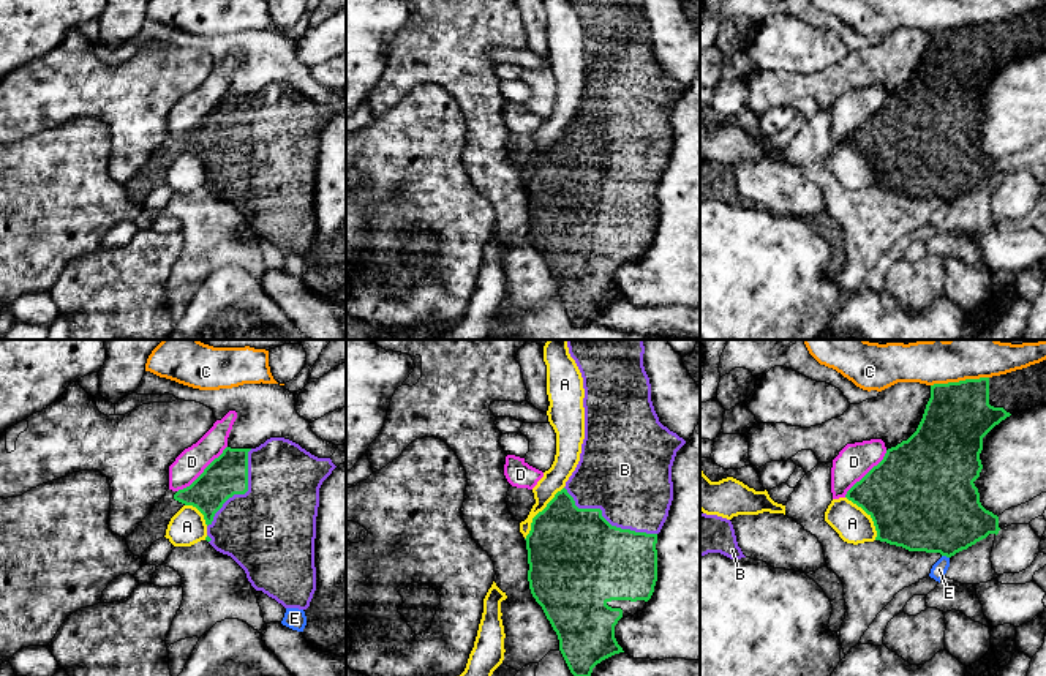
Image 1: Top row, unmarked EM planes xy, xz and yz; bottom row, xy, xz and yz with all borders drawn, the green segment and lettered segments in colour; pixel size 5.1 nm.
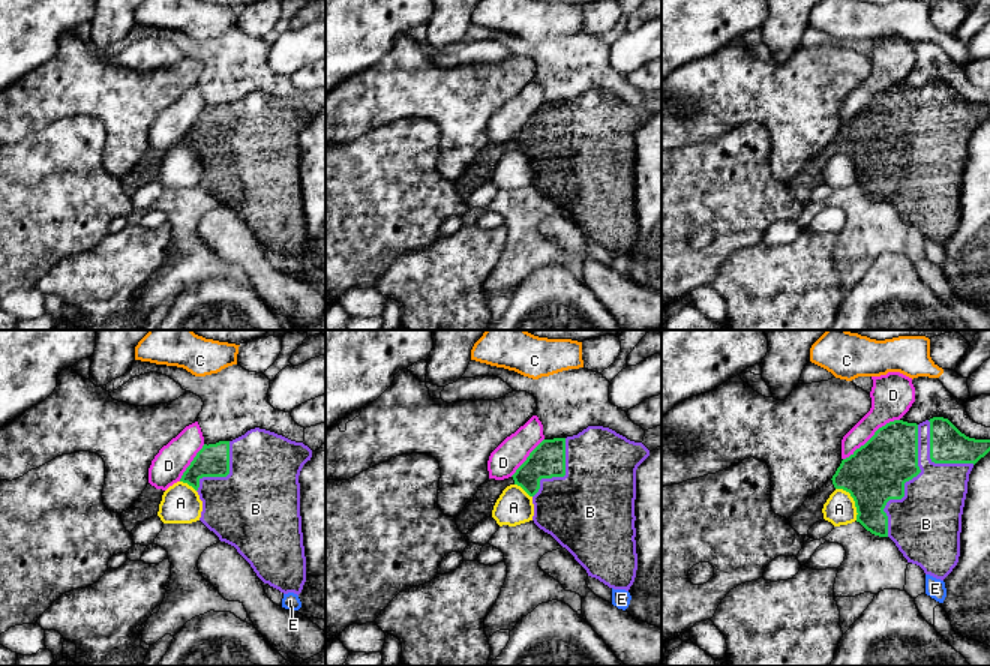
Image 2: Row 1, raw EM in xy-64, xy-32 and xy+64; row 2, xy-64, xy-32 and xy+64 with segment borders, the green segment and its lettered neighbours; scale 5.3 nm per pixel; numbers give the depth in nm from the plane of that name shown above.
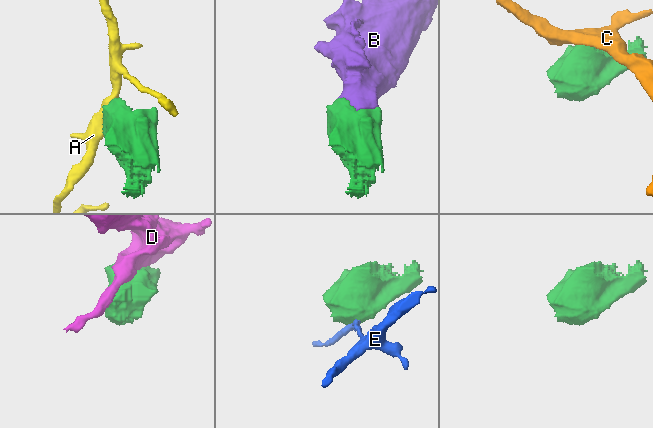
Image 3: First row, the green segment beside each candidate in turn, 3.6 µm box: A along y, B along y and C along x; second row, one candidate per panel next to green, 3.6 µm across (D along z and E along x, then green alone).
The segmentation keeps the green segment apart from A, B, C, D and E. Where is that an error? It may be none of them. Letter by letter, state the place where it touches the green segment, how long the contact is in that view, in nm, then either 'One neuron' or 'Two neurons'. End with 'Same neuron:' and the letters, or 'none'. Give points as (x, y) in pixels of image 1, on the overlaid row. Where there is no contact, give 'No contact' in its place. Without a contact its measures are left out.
A: Touches green at xz (538, 514). Shared border 340 nm. Two neurons
B: Touches green at xz (604, 518). Shared border 550 nm. One neuron
C: Touches green at yz (959, 381). Shared border 300 nm. Two neurons
D: Touches green at xy (204, 471). Shared border 340 nm. Two neurons
E: Touches green at yz (945, 555). Shared border 40 nm. Two neurons
Same neuron: B

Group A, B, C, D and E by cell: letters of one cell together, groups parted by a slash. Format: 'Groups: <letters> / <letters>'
Groups: A / B / C / D / E

